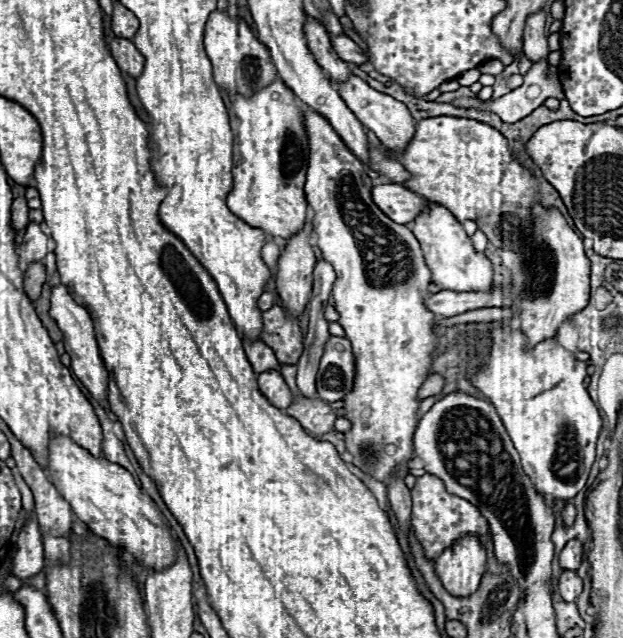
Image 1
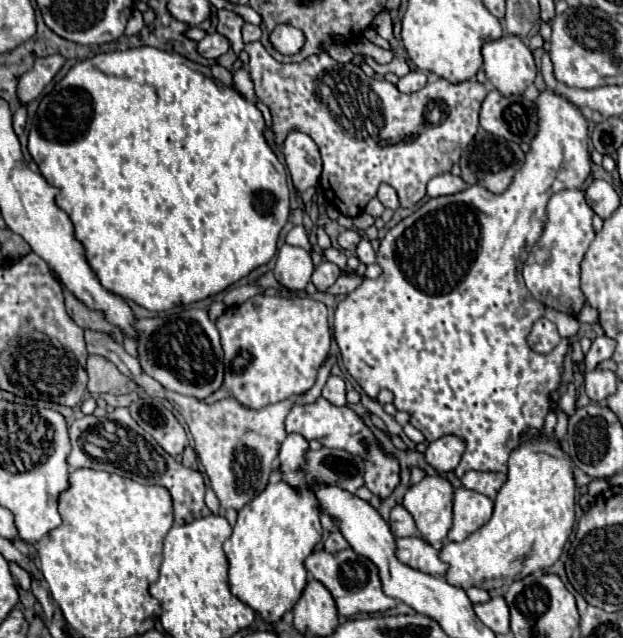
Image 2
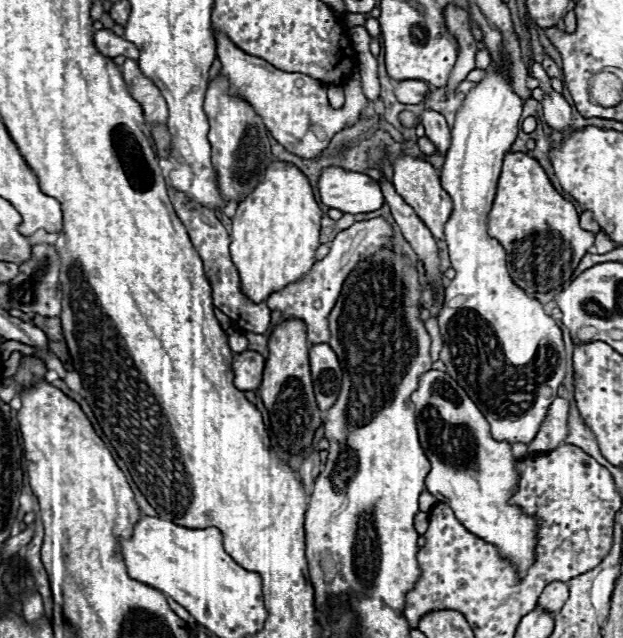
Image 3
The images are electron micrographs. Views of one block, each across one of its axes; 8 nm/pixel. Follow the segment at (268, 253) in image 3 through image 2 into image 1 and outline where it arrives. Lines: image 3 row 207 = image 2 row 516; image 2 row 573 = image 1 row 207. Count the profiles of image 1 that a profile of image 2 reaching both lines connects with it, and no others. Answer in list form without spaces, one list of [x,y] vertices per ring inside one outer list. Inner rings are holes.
[[[274,80],[268,88],[256,92],[252,98],[234,96],[234,168],[232,168],[232,190],[228,192],[228,208],[242,218],[246,224],[264,230],[270,236],[288,240],[306,222],[306,198],[304,180],[308,168],[308,138],[302,122],[302,104],[294,100],[296,96],[286,88],[282,80]]]

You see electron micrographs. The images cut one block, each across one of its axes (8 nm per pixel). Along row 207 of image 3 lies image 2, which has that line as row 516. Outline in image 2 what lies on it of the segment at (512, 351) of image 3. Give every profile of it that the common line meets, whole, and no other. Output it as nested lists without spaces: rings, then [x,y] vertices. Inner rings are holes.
[[[460,488],[454,492],[454,524],[448,540],[462,542],[492,518],[494,502],[480,492]]]

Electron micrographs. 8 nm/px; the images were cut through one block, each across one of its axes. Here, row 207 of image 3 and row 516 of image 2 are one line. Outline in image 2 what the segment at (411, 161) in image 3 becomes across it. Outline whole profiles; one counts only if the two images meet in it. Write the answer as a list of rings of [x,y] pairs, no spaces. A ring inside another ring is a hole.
[[[426,476],[404,494],[402,504],[414,518],[414,524],[422,540],[426,540],[428,544],[438,544],[446,540],[448,530],[452,528],[452,486],[450,482],[446,482],[440,476]]]

